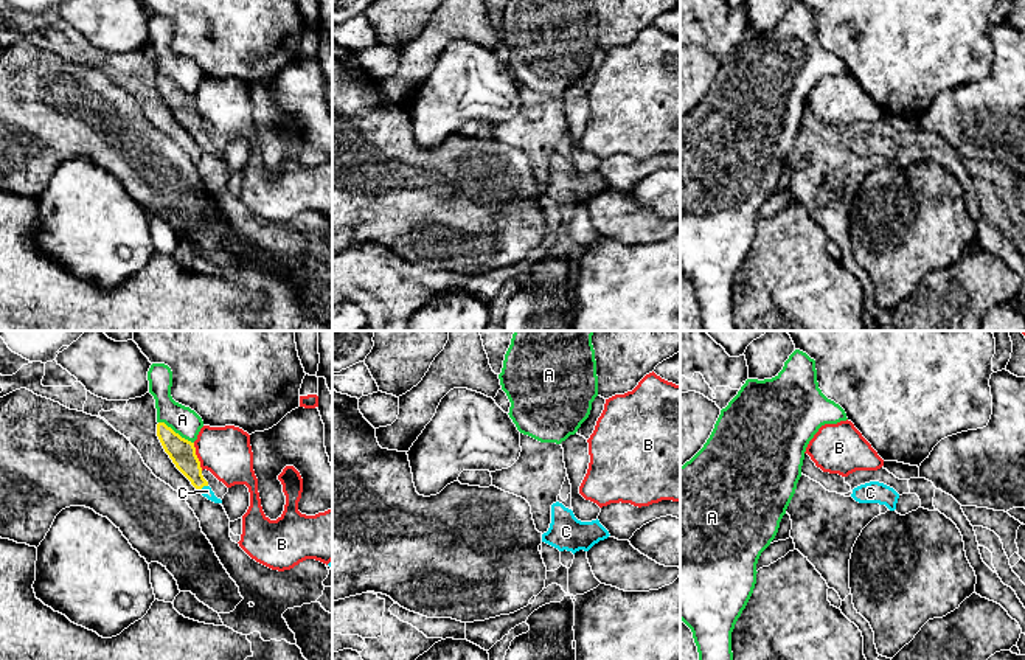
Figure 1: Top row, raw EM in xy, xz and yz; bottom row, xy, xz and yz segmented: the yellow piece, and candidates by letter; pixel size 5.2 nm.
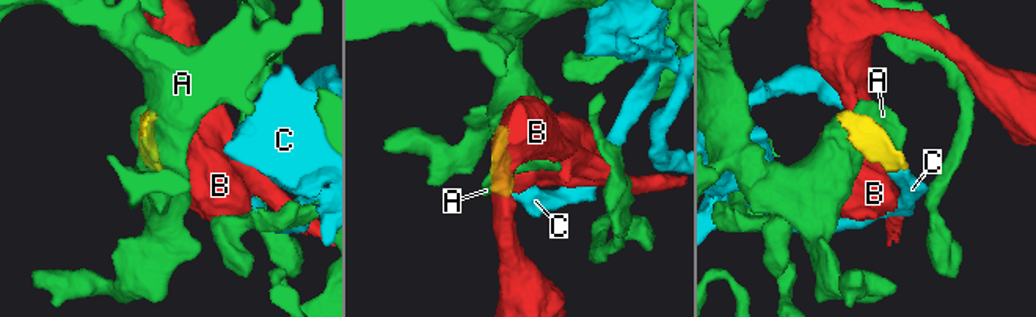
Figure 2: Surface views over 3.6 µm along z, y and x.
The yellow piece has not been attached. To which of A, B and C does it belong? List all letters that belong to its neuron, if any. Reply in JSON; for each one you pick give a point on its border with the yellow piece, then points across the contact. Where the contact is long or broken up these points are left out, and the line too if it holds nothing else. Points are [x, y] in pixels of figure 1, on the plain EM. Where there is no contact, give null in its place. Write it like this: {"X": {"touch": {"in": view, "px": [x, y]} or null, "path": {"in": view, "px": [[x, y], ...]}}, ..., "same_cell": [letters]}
{"C": {"touch": {"in": "xy", "px": [202, 138]}, "path": {"in": "xy", "px": [[182, 104], [202, 138], [207, 143]]}}, "same_cell": ["C"]}

